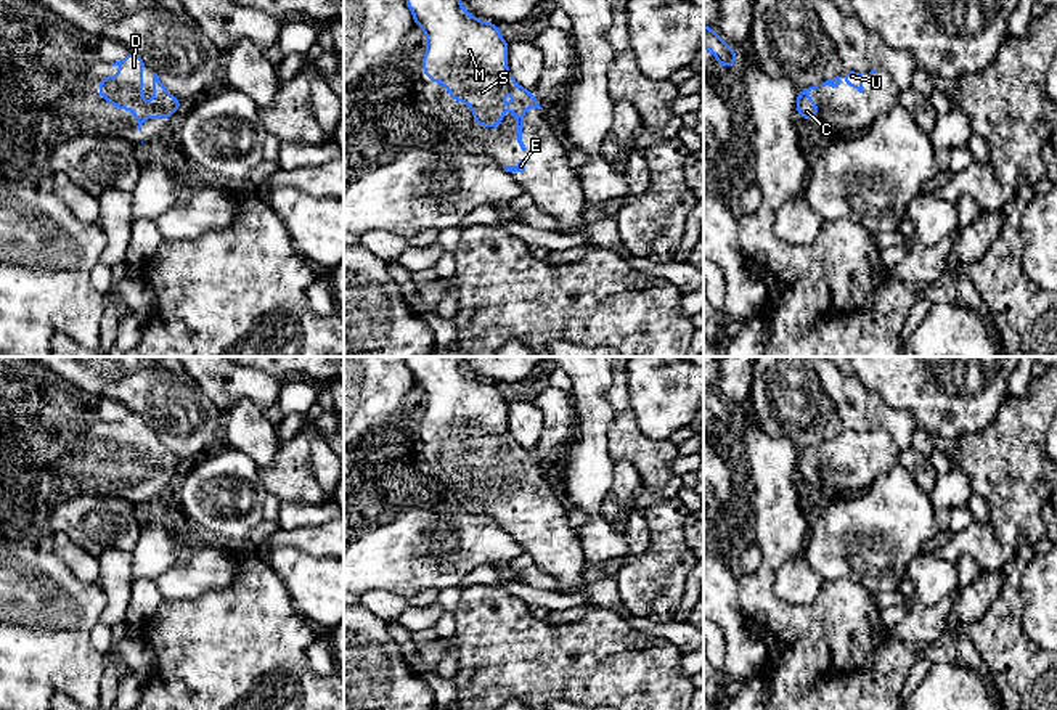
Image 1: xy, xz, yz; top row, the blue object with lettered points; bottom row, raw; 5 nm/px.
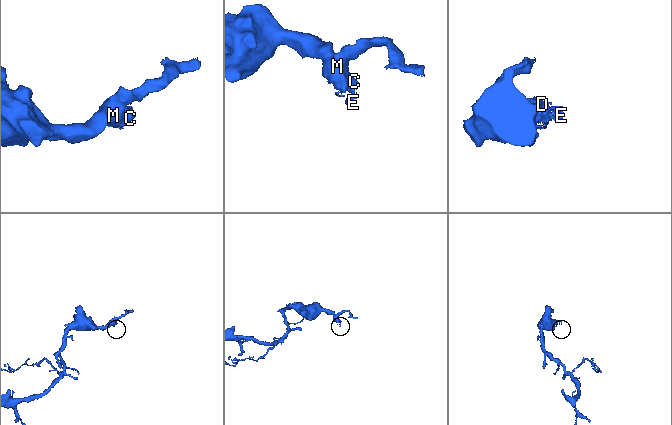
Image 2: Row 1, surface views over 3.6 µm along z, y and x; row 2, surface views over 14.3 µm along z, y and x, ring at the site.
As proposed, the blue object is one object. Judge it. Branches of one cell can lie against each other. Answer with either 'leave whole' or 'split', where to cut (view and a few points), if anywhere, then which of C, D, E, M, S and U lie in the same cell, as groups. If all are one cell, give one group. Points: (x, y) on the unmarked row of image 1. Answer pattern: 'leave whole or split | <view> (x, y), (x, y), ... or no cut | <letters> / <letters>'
leave whole | no cut | C D E M S U

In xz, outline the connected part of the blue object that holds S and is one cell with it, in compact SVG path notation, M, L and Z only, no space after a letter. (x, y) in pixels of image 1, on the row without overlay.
M405 357L414 386L426 392L427 411L422 416L422 432L429 442L439 442L451 461L463 461L472 469L472 479L480 487L501 487L506 471L516 474L514 493L520 509L524 475L527 467L543 469L530 450L516 442L508 429L508 406L500 387L466 371L459 357Z

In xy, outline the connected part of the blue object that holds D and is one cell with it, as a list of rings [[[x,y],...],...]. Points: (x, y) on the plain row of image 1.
[[[129,411],[124,419],[112,422],[112,426],[120,427],[120,432],[117,435],[103,435],[98,447],[98,455],[109,461],[112,467],[129,469],[133,474],[140,493],[145,479],[170,479],[183,464],[175,453],[161,442],[156,432],[153,432],[154,458],[149,463],[143,459],[145,424],[146,421],[140,414]]]

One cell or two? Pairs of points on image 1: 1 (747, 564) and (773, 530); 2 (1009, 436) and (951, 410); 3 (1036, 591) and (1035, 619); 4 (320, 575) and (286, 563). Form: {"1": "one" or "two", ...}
{"1": "two", "2": "two", "3": "one", "4": "one"}

